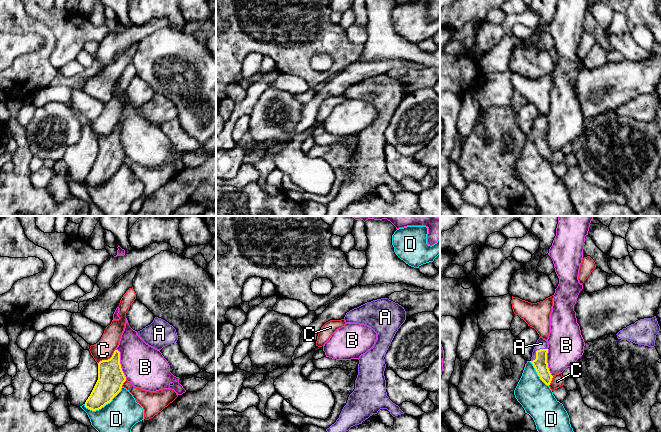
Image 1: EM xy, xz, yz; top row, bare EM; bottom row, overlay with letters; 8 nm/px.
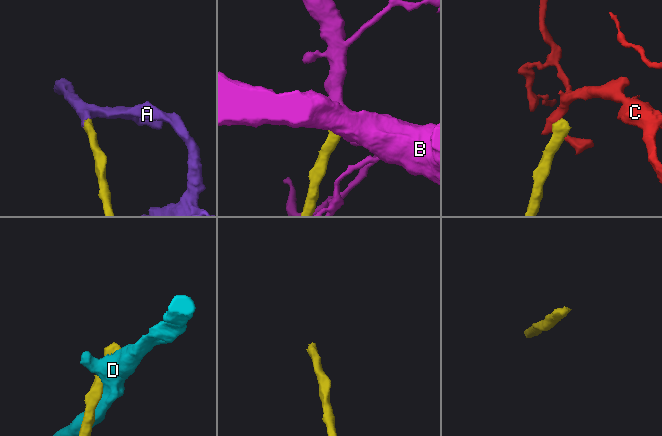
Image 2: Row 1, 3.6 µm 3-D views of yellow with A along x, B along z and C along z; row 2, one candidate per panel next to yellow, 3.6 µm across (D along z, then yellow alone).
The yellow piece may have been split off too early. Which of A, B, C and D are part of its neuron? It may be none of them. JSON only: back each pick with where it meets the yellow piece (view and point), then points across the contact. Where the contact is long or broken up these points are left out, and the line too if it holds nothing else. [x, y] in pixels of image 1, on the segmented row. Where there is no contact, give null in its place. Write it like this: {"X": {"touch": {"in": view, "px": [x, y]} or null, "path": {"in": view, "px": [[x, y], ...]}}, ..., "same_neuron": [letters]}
{"A": {"touch": {"in": "yz", "px": [536, 352]}, "path": {"in": "yz", "px": [[540, 364], [536, 352], [541, 343]]}}, "same_neuron": ["A"]}

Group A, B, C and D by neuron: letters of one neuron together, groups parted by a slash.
A / B / C / D

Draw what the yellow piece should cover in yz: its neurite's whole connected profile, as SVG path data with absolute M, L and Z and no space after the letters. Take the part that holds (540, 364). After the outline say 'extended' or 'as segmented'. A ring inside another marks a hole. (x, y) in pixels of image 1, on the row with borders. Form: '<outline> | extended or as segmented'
M539 337L535 347L532 352L531 363L533 364L538 376L546 384L550 385L553 376L551 375L548 363L547 363L547 353L548 353L548 342L547 340Z | extended

